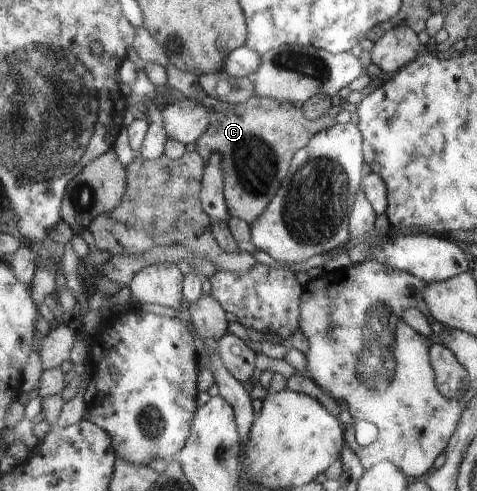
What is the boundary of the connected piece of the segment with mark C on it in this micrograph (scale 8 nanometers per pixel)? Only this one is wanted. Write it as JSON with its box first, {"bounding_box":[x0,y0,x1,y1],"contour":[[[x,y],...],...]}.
{"bounding_box":[167,62,336,225],"contour":[[[172,62],[167,66],[168,85],[185,93],[188,98],[200,98],[211,112],[211,128],[197,142],[206,160],[219,154],[224,166],[224,202],[230,217],[238,217],[249,225],[259,220],[286,180],[291,161],[322,129],[336,124],[332,117],[308,119],[301,107],[289,102],[252,95],[244,104],[234,105],[210,96],[202,88],[195,72],[182,70]]]}

